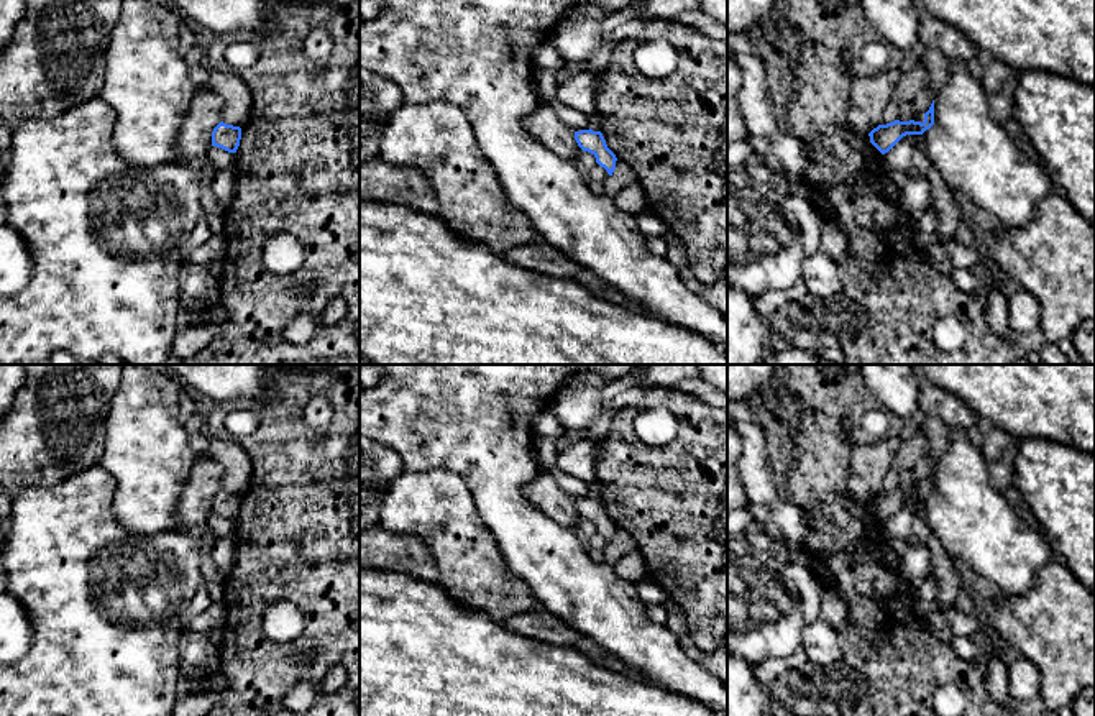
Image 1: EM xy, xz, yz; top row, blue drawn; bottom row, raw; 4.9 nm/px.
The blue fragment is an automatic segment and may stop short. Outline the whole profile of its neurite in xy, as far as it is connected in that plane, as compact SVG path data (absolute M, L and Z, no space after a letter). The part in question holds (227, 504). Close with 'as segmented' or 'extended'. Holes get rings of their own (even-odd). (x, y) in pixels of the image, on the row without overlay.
M220 489L212 499L212 514L236 521L241 507L241 496Z; as segmented

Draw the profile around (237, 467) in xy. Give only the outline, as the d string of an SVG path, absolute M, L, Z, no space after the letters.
M235 435L227 438L212 437L207 457L213 458L223 468L223 491L240 494L248 488L253 475L253 465L250 455L238 443Z

